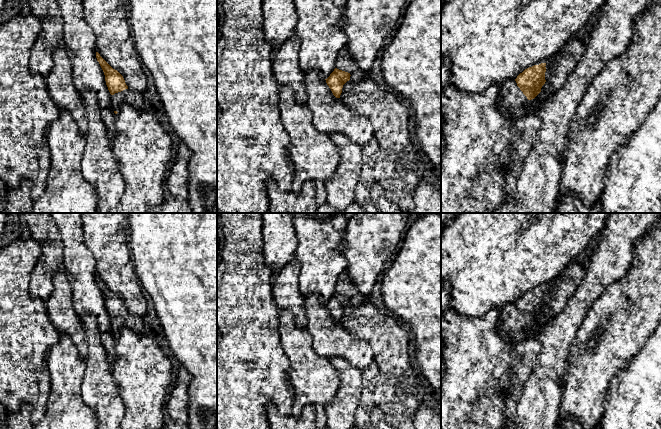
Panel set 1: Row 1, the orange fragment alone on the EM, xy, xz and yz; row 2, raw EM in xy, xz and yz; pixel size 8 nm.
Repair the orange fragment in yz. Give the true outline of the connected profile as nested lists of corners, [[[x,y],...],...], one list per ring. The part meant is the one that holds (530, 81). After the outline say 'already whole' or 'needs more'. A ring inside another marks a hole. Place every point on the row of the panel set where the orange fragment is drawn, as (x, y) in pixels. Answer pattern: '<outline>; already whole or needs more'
[[[546,63],[525,69],[515,80],[506,81],[500,93],[499,111],[512,117],[515,113],[525,110],[529,100],[534,99],[545,84]]]; needs more

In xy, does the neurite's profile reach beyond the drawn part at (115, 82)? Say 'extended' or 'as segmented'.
extended

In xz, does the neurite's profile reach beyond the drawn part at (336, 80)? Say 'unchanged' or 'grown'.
grown

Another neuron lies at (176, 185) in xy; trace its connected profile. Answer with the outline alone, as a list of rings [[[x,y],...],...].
[[[180,143],[165,183],[165,190],[169,196],[177,199],[186,199],[188,197],[188,164],[191,156],[190,148],[184,143]]]

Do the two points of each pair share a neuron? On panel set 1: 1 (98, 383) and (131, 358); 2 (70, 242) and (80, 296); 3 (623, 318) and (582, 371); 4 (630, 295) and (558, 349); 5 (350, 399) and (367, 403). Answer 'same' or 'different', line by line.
1: different
2: same
3: same
4: different
5: different

